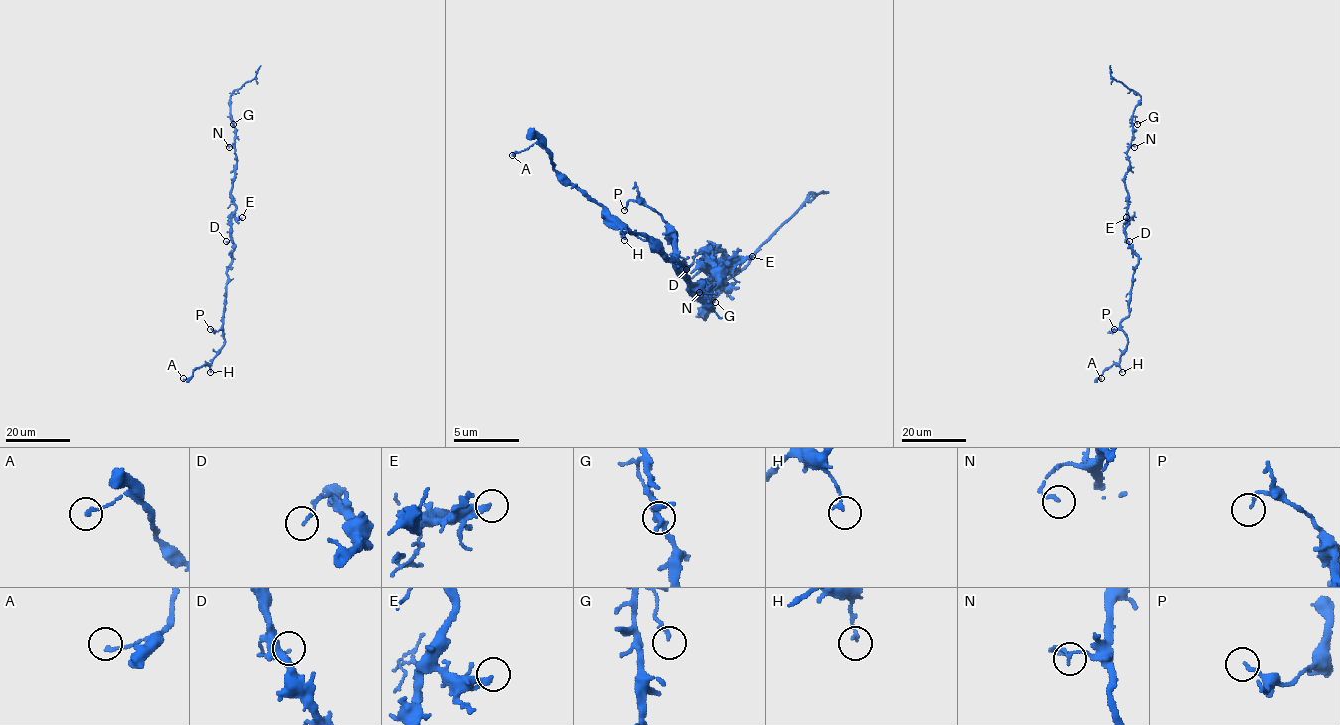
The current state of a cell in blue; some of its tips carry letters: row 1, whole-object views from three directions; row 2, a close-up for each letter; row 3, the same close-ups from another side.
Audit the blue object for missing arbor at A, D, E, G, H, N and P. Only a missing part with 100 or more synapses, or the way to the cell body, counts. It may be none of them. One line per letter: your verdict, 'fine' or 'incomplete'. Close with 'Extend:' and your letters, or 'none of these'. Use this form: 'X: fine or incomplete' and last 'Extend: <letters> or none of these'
A: fine
D: fine
E: fine
G: fine
H: fine
N: fine
P: fine
Extend: none of these

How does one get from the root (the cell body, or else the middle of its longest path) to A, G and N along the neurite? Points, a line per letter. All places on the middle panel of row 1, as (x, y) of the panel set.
A: (709, 253), (719, 279), (712, 306), (679, 269), (676, 233), (673, 263), (571, 187), (538, 145), (512, 155)
G: (709, 253), (709, 269), (729, 263), (709, 263), (715, 253), (732, 269), (702, 292), (715, 302)
N: (709, 253), (709, 269), (729, 263), (709, 263), (715, 253), (732, 269), (702, 269), (689, 283), (699, 292)

